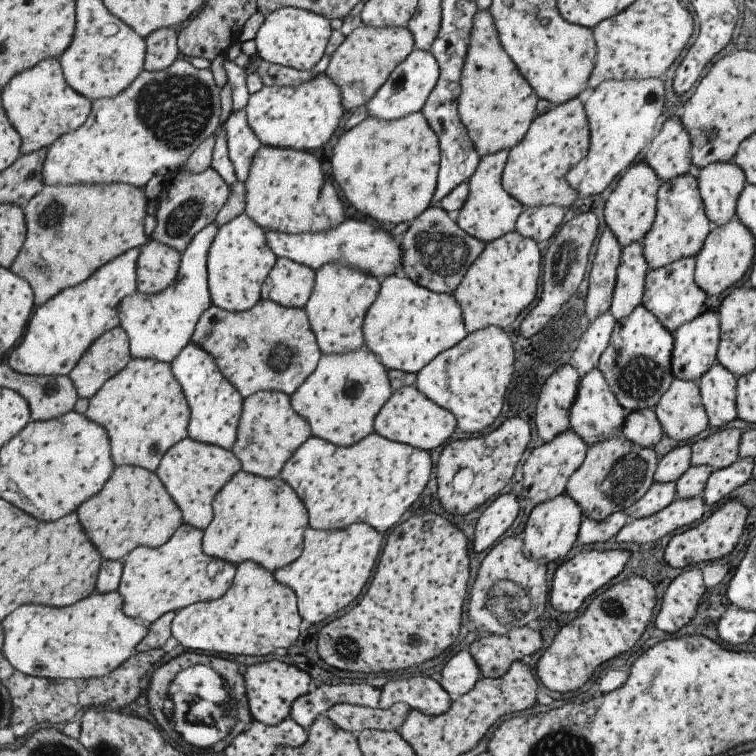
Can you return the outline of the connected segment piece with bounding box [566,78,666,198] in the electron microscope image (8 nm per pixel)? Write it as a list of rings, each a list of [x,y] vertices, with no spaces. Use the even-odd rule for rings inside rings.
[[[663,78],[612,79],[593,88],[590,98],[583,103],[591,136],[589,153],[566,175],[567,183],[578,194],[578,198],[604,192],[616,180],[616,176],[626,170],[644,150],[644,146],[652,140],[656,122],[664,110],[664,93]]]

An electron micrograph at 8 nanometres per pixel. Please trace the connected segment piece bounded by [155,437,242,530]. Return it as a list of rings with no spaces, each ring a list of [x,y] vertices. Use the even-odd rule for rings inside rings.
[[[186,437],[166,451],[155,472],[182,511],[183,522],[204,530],[213,519],[215,496],[240,470],[241,462],[231,450]]]

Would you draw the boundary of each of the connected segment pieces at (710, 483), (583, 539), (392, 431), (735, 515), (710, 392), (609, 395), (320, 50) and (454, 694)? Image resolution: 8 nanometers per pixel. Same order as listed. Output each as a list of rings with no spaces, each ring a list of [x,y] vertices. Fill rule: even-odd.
[[[750,457],[738,459],[734,464],[715,470],[708,478],[701,497],[708,506],[716,506],[724,496],[736,490],[753,476],[755,460]]]
[[[624,511],[611,514],[608,518],[601,521],[583,517],[579,533],[577,534],[577,542],[578,544],[582,544],[582,546],[608,542],[608,540],[610,540],[612,536],[616,536],[629,521],[630,518]]]
[[[403,386],[393,391],[388,402],[380,409],[376,415],[373,430],[395,443],[404,443],[428,451],[442,446],[454,434],[456,426],[456,417],[451,412],[433,403],[415,386]]]
[[[736,500],[724,502],[718,510],[710,514],[698,526],[688,528],[680,534],[674,534],[664,550],[665,561],[672,568],[686,568],[686,566],[695,566],[698,562],[705,564],[728,556],[736,548],[736,544],[744,532],[747,516],[748,510],[740,502]]]
[[[716,362],[699,380],[710,426],[720,428],[737,418],[737,377]]]
[[[593,368],[586,376],[581,378],[575,401],[572,403],[569,412],[569,423],[570,428],[588,447],[620,434],[627,415],[628,412],[616,400],[600,370]]]
[[[298,7],[279,8],[265,16],[254,39],[256,54],[274,65],[311,71],[322,60],[332,31],[325,16]]]
[[[468,650],[454,654],[440,672],[442,688],[452,701],[474,688],[481,677],[481,670]]]

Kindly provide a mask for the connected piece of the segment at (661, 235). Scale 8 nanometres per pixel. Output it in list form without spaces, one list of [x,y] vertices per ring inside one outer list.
[[[690,172],[663,181],[657,192],[657,213],[652,228],[640,241],[650,270],[668,266],[684,257],[695,258],[712,228],[713,224],[705,215],[697,180]]]

